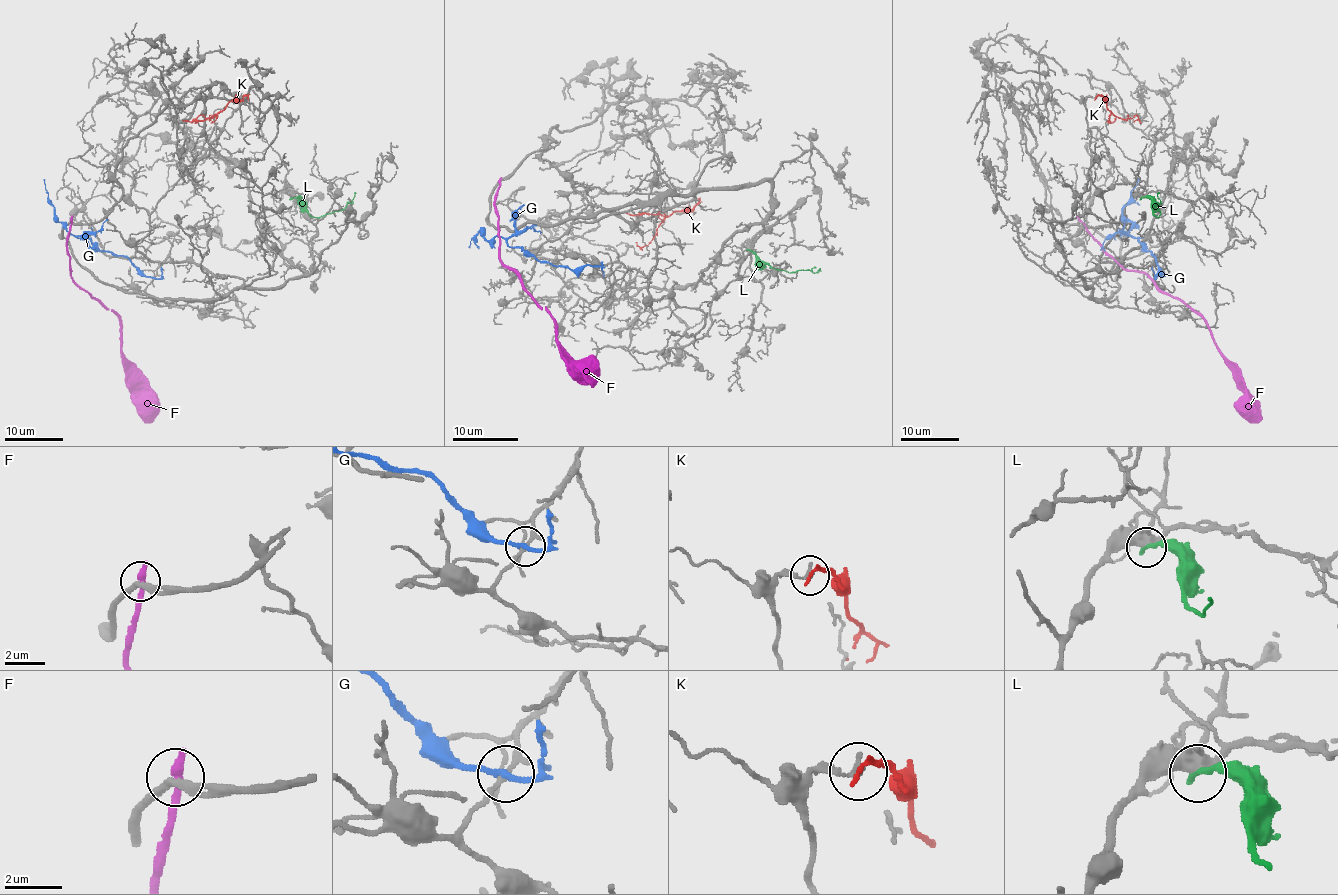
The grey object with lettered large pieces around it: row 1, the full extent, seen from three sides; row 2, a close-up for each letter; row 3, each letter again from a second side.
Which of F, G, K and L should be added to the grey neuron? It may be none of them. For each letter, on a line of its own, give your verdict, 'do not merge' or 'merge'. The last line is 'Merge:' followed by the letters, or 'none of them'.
F: do not merge
G: do not merge
K: do not merge
L: do not merge
Merge: none of them

